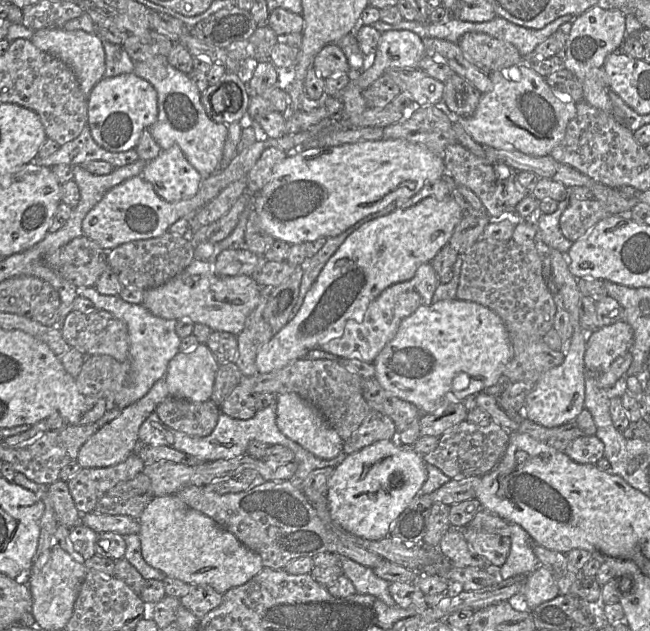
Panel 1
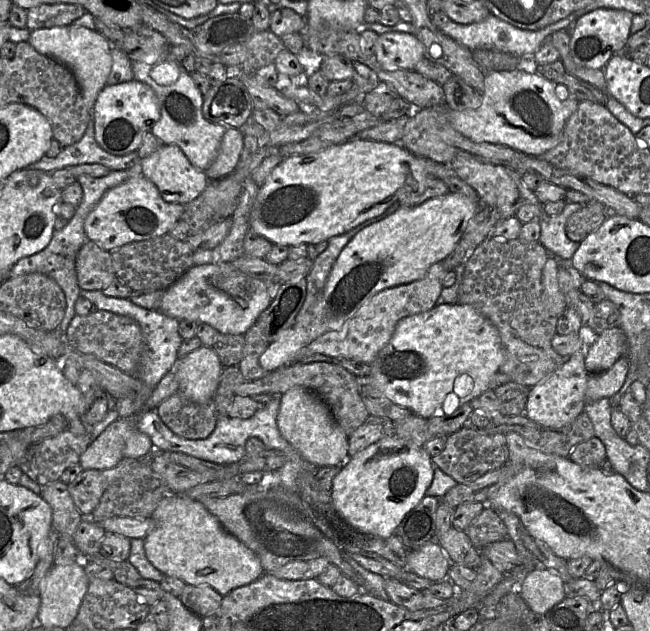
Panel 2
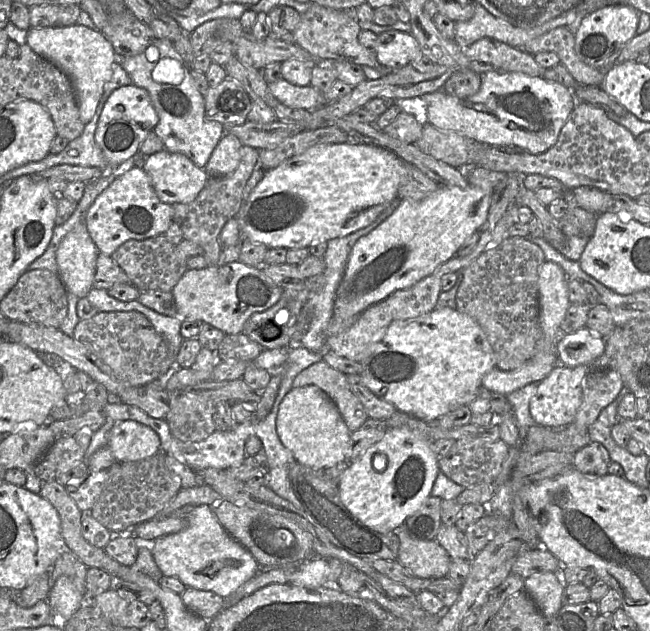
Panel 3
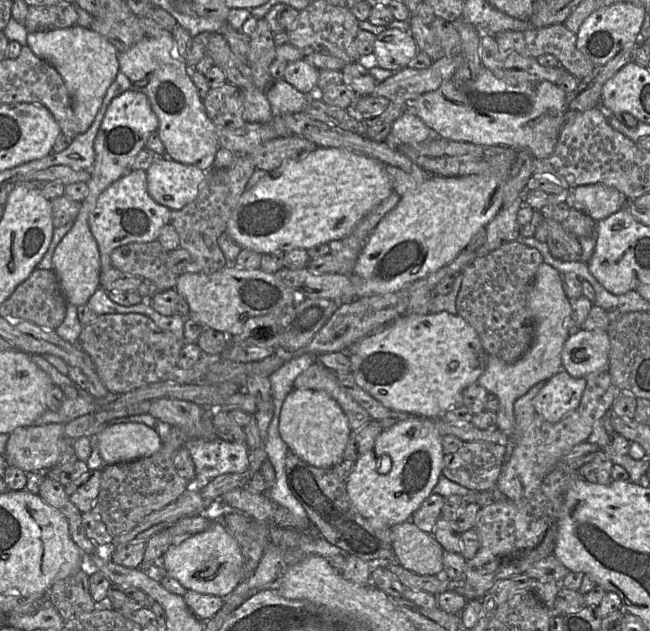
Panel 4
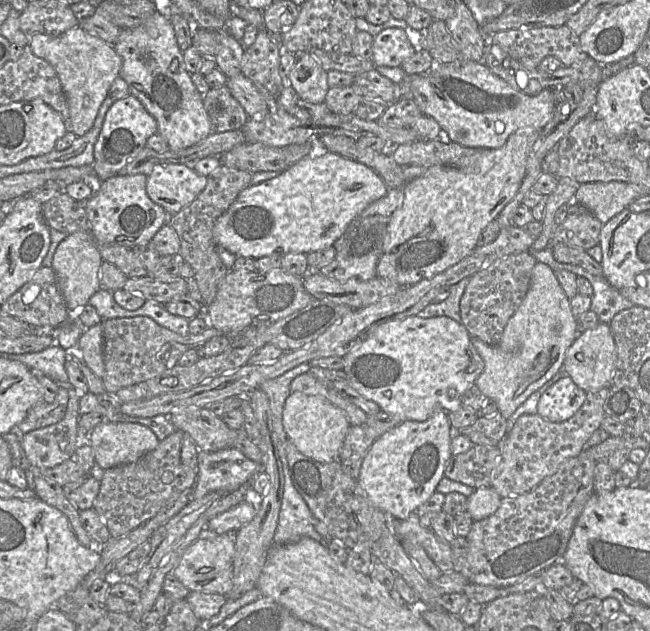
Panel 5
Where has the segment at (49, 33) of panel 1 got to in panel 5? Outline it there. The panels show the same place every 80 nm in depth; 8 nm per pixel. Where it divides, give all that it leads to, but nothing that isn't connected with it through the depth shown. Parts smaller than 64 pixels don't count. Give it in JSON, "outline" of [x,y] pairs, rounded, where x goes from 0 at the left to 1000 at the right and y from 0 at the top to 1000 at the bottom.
{"outline":[[[122,40],[91,55],[52,54],[43,73],[51,86],[85,109],[106,173],[106,206],[118,216],[134,211],[175,127],[185,120],[188,92],[174,71],[140,55]]]}

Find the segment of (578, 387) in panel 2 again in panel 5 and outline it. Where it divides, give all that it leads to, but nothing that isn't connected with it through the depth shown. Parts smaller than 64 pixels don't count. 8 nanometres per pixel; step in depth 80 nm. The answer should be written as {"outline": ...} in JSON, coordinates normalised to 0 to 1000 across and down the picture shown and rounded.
{"outline":[[[877,596],[866,597],[832,626],[826,655],[846,669],[871,667],[898,640],[902,624]]]}

